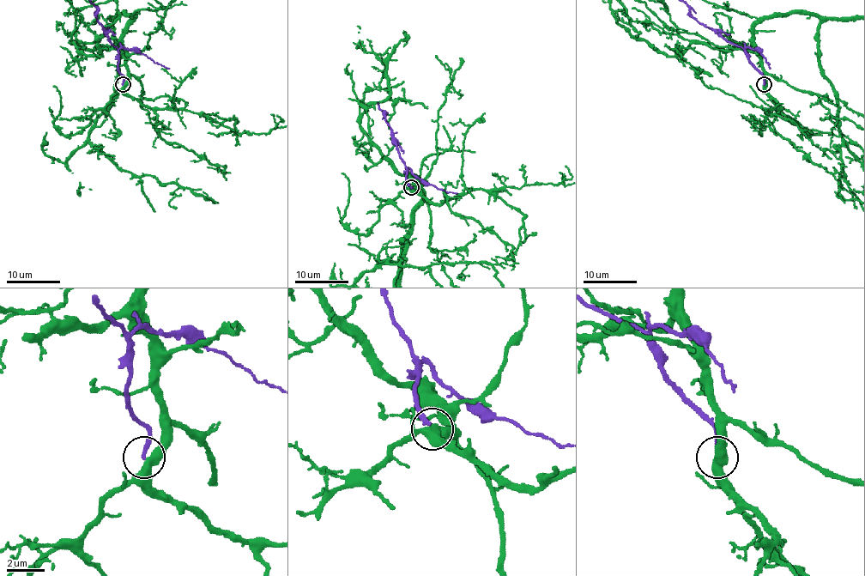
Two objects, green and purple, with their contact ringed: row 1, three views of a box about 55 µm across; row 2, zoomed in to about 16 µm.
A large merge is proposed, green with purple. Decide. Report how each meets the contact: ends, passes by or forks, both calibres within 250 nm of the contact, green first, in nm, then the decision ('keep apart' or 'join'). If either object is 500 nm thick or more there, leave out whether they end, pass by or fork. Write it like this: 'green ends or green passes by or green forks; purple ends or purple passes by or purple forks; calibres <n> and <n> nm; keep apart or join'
green passes by; purple ends; calibres 440 and 240 nm; keep apart

